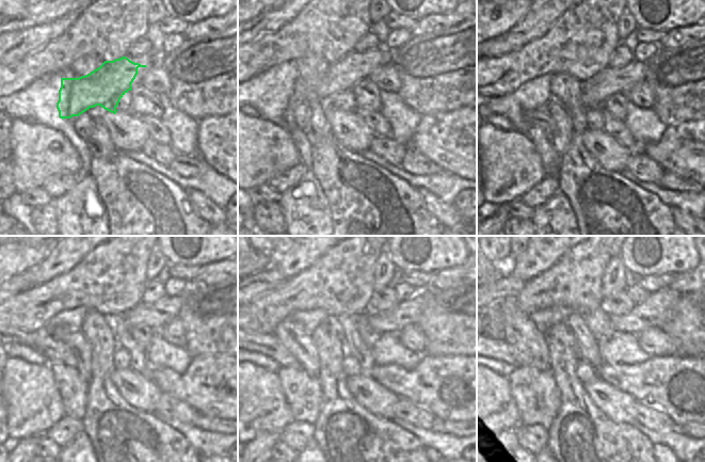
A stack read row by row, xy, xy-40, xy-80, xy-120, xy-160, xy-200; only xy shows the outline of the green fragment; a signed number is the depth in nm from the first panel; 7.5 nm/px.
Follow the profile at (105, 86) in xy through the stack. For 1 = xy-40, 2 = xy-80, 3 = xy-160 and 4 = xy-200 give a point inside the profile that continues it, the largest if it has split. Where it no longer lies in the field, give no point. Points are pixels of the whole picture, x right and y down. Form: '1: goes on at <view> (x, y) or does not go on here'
1: goes on at xy-40 (354, 89)
2: goes on at xy-80 (609, 81)
3: goes on at xy-160 (406, 313)
4: goes on at xy-200 (653, 313)

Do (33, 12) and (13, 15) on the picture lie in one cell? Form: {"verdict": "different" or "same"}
{"verdict": "same"}

